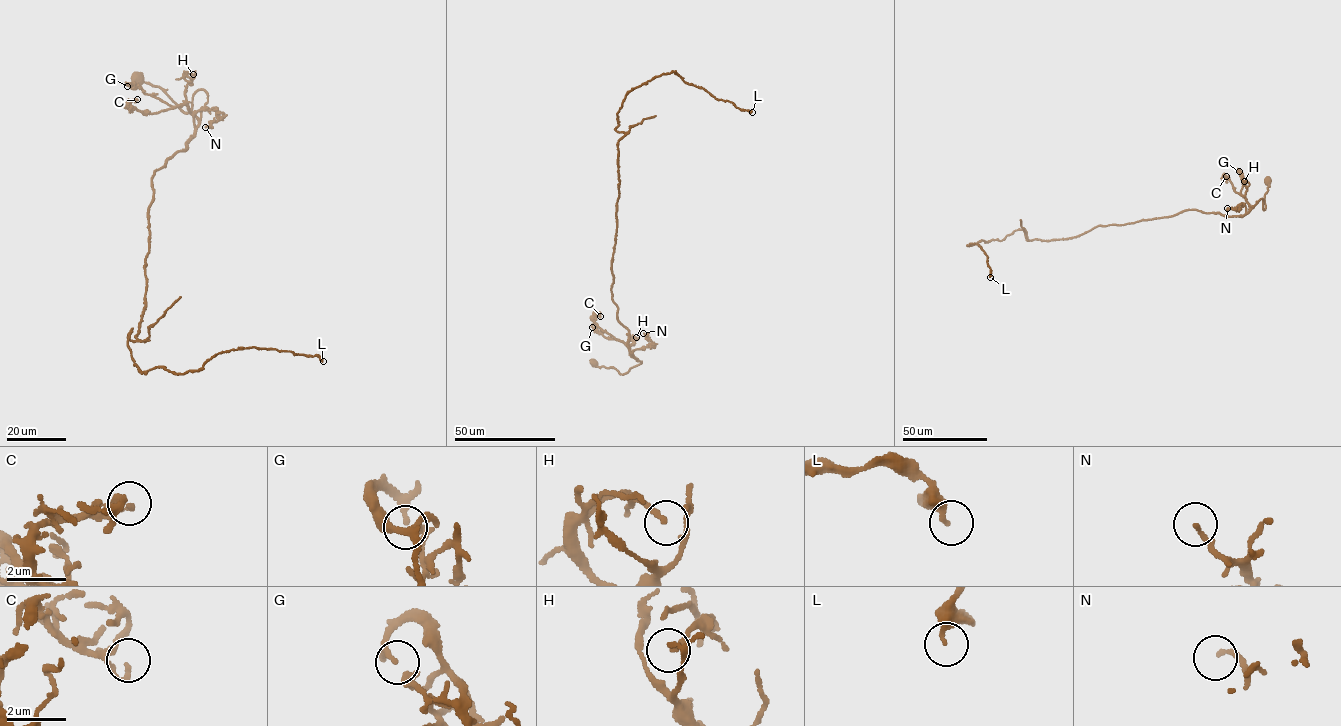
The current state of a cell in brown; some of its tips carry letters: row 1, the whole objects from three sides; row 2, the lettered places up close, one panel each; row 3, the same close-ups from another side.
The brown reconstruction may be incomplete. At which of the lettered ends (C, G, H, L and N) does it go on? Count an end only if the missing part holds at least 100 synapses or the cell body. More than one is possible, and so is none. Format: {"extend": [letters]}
{"extend": []}

